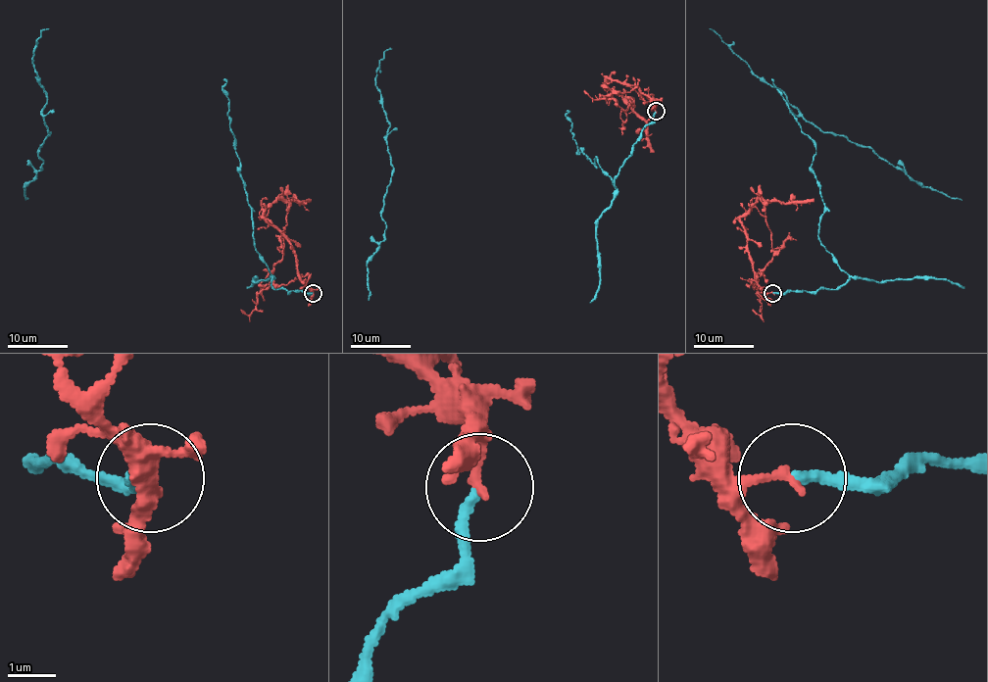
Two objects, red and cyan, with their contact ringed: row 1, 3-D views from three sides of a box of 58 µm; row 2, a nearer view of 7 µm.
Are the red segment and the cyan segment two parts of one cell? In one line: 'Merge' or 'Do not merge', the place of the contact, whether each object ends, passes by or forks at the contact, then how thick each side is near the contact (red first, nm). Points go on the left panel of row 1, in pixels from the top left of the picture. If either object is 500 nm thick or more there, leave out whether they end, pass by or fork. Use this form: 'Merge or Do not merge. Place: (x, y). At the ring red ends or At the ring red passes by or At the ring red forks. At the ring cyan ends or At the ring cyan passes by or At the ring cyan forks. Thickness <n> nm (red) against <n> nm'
Do not merge. Place: (313, 293). At the ring red ends. At the ring cyan ends. Thickness 200 nm (red) against 200 nm

